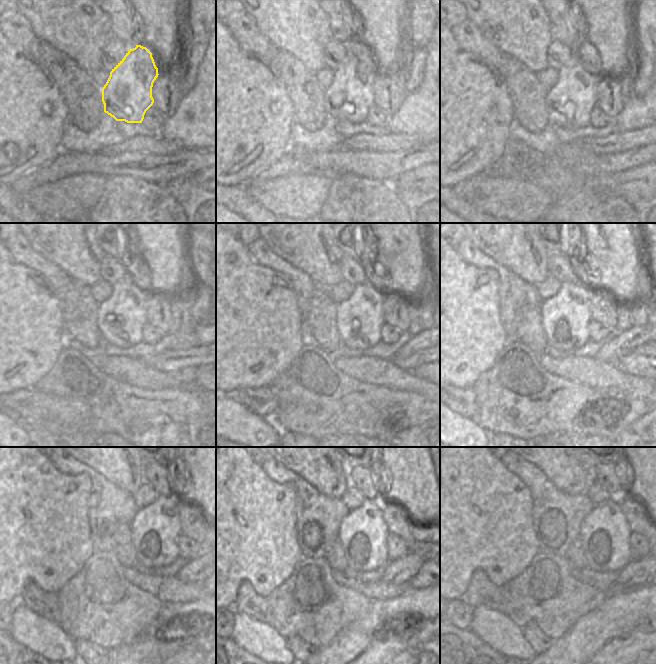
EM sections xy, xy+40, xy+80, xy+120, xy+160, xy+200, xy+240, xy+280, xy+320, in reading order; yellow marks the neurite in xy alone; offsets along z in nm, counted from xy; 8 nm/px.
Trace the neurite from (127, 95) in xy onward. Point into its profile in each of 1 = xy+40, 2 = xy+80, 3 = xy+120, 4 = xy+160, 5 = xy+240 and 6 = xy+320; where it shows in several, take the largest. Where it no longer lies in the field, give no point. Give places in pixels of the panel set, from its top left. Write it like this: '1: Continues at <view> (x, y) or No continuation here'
1: Continues at xy+40 (350, 96)
2: Continues at xy+80 (570, 101)
3: Continues at xy+120 (121, 319)
4: Continues at xy+160 (345, 317)
5: Continues at xy+240 (149, 540)
6: Continues at xy+320 (605, 534).

